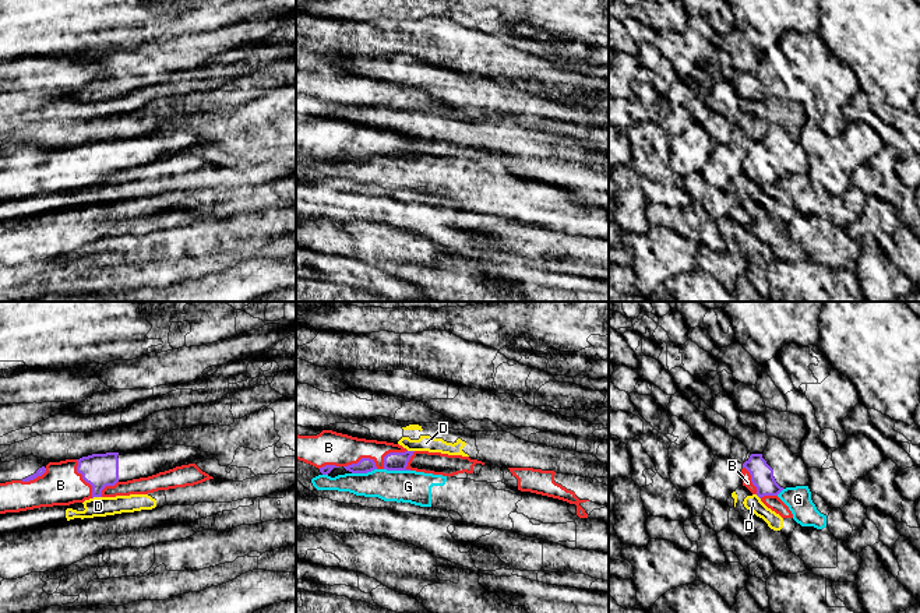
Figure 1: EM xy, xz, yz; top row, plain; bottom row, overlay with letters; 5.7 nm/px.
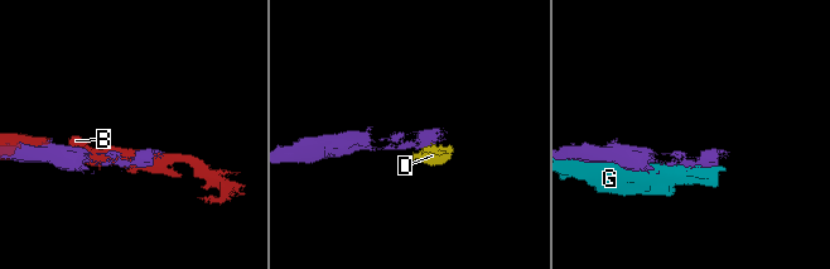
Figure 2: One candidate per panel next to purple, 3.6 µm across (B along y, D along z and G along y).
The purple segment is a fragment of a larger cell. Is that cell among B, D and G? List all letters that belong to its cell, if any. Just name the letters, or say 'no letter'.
no letter

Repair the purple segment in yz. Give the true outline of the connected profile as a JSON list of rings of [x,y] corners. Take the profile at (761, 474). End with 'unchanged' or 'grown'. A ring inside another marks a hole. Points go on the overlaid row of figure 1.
[[[769,437],[768,445],[762,454],[751,454],[743,464],[751,475],[751,482],[757,487],[757,496],[778,496],[786,487],[808,486],[810,475],[800,454],[793,454],[790,448],[779,438]]] | grown

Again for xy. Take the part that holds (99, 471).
[[[175,445],[169,450],[135,450],[82,457],[77,472],[92,486],[92,498],[102,497],[106,486],[148,478],[176,466],[197,464],[201,451],[195,447]]] | grown

